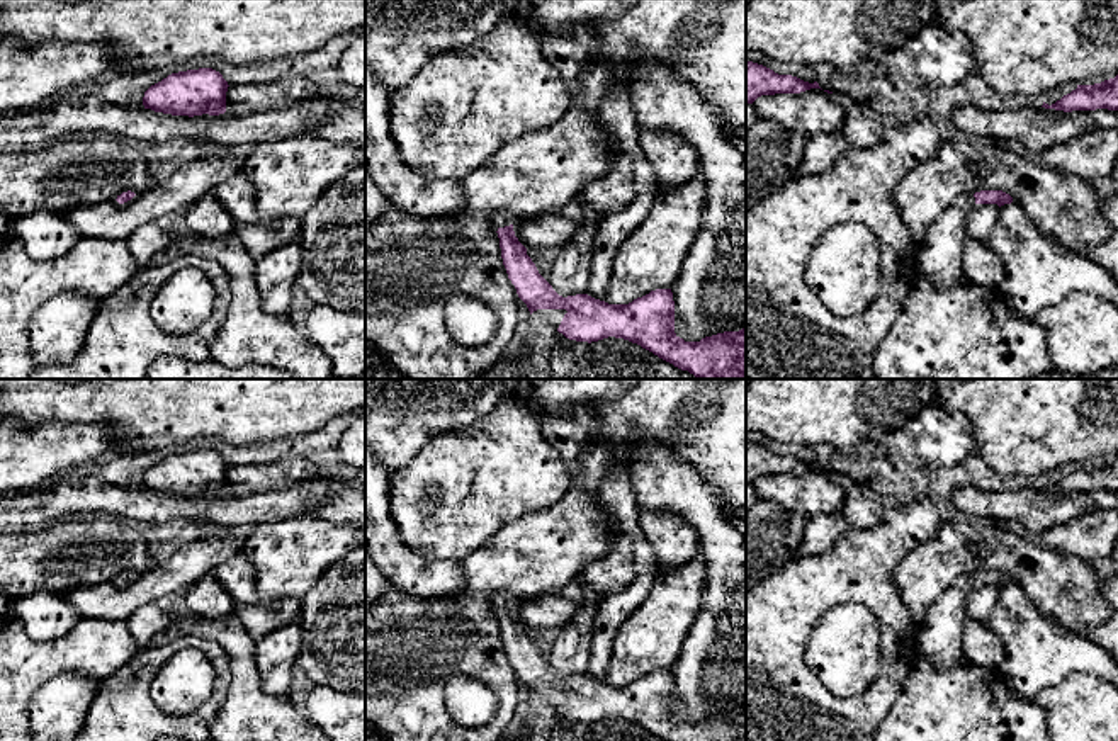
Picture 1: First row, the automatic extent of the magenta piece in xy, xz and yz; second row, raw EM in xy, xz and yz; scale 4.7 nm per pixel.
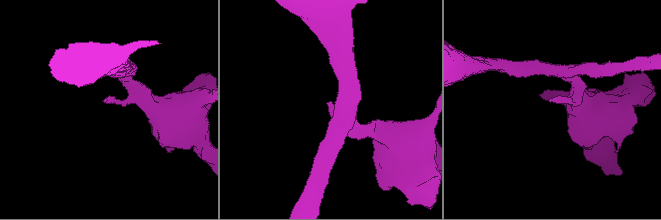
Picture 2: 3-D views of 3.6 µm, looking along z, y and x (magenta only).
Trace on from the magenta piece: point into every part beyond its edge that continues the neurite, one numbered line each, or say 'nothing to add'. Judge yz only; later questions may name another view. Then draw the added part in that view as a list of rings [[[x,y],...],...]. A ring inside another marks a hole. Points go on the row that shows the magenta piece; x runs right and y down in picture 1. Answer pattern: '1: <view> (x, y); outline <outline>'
1: yz (940, 257); outline [[[974,194],[962,195],[929,228],[916,260],[916,274],[938,289],[950,289],[965,280],[962,253],[967,235],[963,218],[975,204]]]

